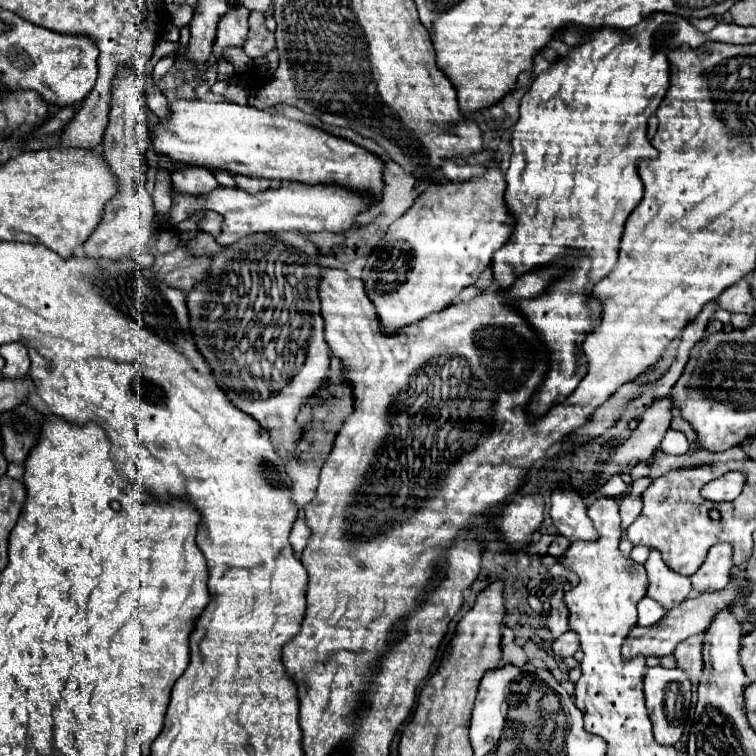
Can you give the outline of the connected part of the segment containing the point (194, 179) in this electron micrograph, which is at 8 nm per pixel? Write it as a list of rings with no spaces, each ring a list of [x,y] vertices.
[[[194,165],[182,167],[182,169],[174,169],[170,175],[172,175],[174,189],[180,193],[206,195],[218,187],[218,181],[214,179],[208,167],[194,167]]]

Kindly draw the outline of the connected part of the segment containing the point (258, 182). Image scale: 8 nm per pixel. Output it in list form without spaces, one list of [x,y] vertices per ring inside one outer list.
[[[234,175],[236,185],[248,193],[258,193],[270,187],[268,179],[260,179],[260,177],[246,177],[246,175]]]

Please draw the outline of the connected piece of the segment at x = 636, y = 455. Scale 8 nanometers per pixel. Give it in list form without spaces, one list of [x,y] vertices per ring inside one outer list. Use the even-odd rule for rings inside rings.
[[[672,395],[656,399],[642,415],[640,425],[634,429],[630,439],[616,447],[616,451],[610,455],[610,459],[604,463],[604,475],[598,479],[598,483],[606,483],[614,473],[630,471],[636,463],[646,461],[654,455],[654,451],[660,447],[660,441],[664,433],[670,429],[672,421]]]

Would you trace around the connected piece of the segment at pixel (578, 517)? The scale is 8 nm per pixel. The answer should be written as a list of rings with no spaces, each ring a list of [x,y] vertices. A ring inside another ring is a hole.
[[[560,489],[552,493],[550,515],[558,531],[572,543],[596,541],[600,537],[590,517],[586,515],[586,505],[582,503],[582,497],[572,489]]]

